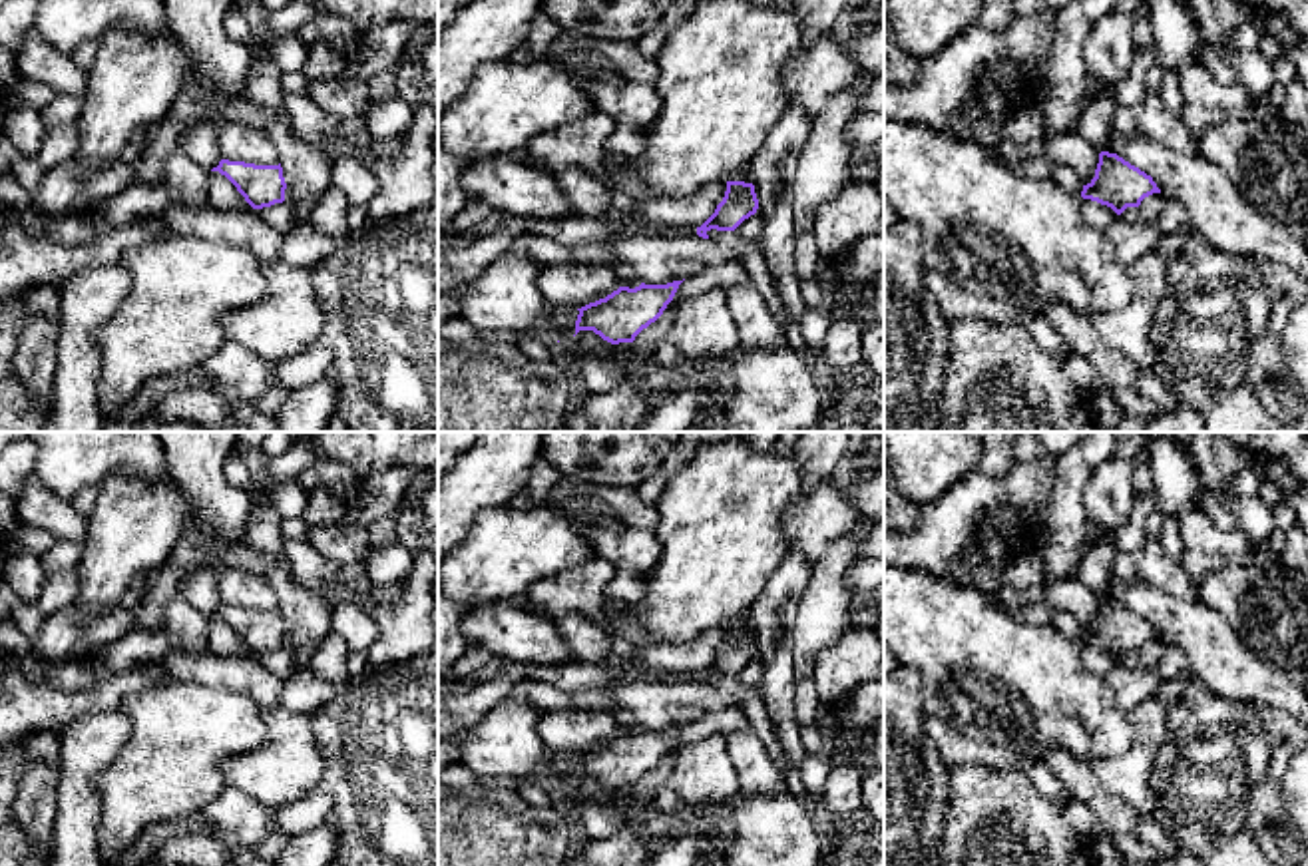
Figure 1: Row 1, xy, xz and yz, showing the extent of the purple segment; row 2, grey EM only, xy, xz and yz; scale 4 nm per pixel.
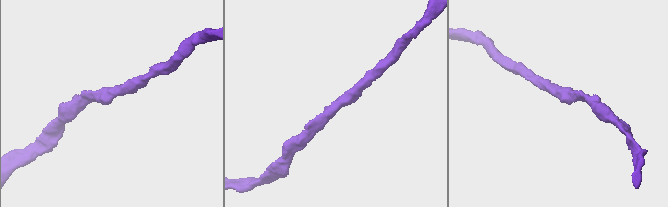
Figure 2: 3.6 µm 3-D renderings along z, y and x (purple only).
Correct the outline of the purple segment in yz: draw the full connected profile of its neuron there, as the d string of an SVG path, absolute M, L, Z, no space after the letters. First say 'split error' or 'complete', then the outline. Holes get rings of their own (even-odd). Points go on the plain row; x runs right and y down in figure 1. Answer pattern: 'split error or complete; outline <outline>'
complete; outline M1101 597L1095 623L1083 631L1081 643L1107 651L1121 661L1127 653L1139 653L1153 639L1161 639L1161 635L1151 621L1117 599Z

